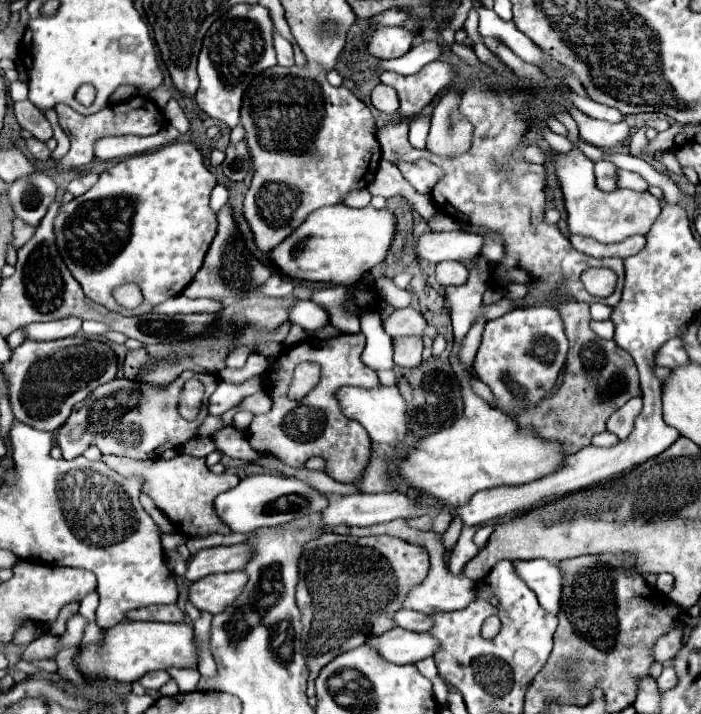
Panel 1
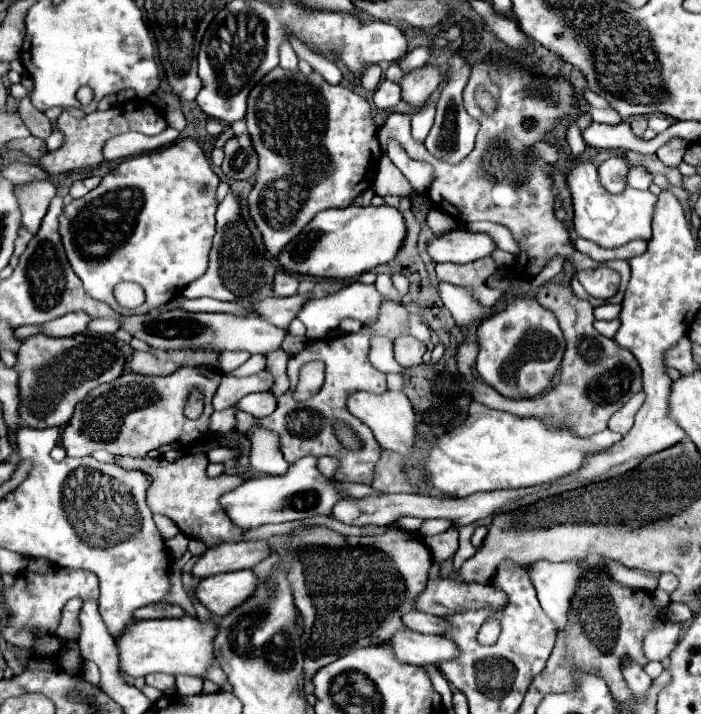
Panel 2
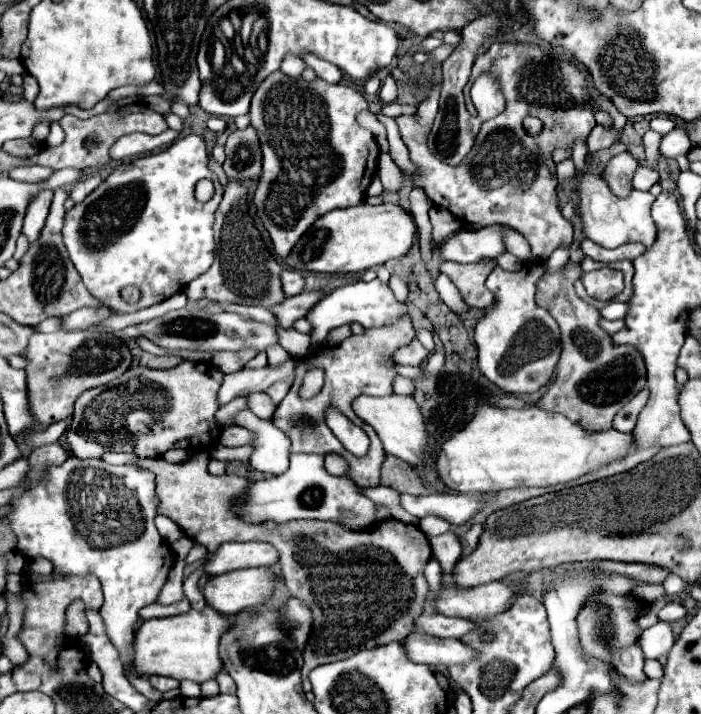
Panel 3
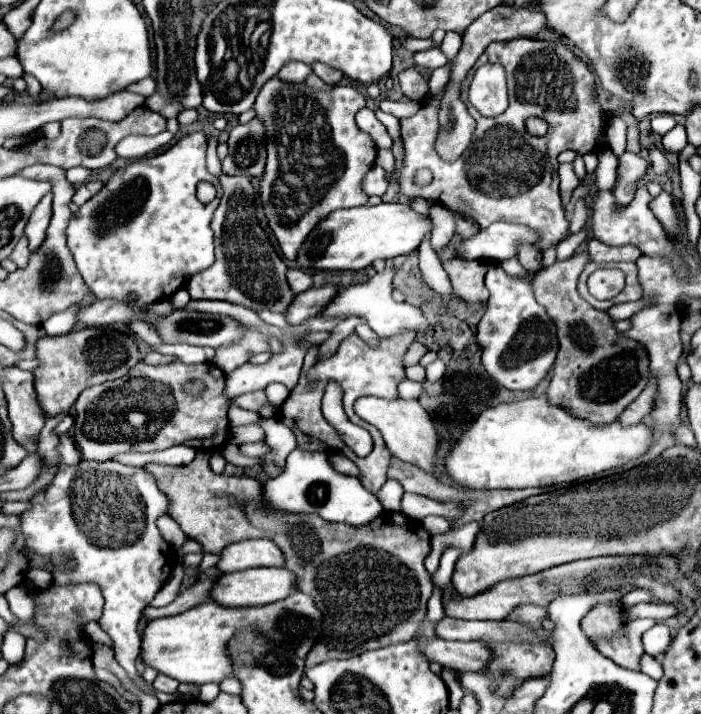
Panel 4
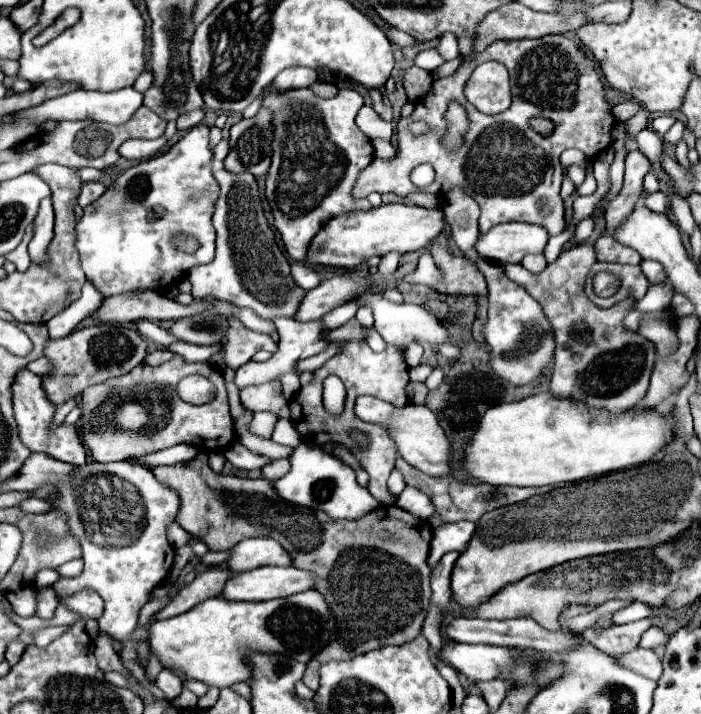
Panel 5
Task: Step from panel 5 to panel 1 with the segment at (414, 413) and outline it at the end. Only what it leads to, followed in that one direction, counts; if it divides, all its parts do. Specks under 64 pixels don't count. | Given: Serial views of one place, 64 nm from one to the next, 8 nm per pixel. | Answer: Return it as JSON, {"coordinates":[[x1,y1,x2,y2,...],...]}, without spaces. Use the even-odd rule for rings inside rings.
{"coordinates":[[348,386,348,388,342,388,336,396,340,400,340,408,342,412,360,422,370,438,378,444,388,444,388,446,400,446,408,434,408,410,406,410,406,402,402,398,402,394,398,392,398,388,394,386,380,386,376,390,366,390,366,388,354,388,354,386]]}

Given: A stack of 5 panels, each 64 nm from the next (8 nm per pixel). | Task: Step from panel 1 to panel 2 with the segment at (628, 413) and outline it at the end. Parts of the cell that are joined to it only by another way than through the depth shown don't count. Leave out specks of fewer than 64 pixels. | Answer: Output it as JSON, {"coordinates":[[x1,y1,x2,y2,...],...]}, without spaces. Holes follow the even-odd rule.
{"coordinates":[[638,392,636,396,632,396,632,400,628,400,628,404,624,404,624,406,610,418,608,428,612,428,614,432,620,432,620,434,626,434,626,432,632,428,634,416,636,416,636,412,640,410,644,398,646,398,644,392]]}

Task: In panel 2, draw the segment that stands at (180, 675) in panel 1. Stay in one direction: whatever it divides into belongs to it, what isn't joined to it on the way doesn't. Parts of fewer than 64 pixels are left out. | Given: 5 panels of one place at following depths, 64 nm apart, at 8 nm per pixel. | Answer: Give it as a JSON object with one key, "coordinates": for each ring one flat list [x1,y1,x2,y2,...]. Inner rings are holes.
{"coordinates":[[176,676,176,690,182,696,194,696,202,692,202,680,196,680,192,676]]}

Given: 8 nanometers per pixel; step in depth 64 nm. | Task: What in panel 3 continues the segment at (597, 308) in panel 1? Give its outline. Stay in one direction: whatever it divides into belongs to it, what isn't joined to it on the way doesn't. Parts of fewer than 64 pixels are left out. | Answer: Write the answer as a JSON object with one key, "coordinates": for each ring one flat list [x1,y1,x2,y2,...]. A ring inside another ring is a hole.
{"coordinates":[[616,300,608,302,608,306,600,310,600,314,606,320,620,320,620,318,626,316,626,312,628,312,628,304,622,304,622,302,616,302]]}

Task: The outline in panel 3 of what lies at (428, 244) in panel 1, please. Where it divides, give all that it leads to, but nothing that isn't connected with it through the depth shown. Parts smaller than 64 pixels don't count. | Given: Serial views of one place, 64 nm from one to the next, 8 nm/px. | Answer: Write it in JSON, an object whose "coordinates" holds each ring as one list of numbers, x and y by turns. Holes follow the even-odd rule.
{"coordinates":[[486,226,480,230,460,230,442,242,442,258,454,262,478,262,482,258,498,258,506,252,504,226]]}

